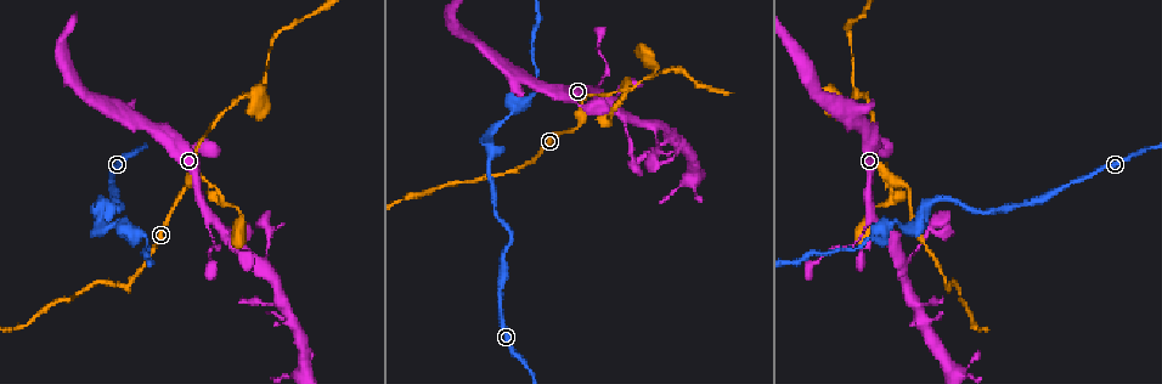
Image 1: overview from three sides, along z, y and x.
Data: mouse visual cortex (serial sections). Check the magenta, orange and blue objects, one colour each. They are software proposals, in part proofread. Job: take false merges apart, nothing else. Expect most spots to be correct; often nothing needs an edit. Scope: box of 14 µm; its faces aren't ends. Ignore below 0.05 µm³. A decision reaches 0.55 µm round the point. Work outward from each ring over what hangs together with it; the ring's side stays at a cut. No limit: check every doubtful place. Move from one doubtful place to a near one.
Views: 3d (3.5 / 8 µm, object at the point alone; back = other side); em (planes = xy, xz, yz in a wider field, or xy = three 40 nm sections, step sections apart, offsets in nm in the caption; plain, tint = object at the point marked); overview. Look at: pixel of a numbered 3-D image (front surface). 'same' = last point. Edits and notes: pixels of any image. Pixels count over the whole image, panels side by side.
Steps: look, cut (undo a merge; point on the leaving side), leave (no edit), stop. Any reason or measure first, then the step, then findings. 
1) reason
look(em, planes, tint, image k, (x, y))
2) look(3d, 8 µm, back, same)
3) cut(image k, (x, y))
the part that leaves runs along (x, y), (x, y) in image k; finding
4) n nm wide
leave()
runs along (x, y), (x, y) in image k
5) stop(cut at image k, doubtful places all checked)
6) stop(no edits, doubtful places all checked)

thick turns thin
look(3d, 3.5 µm, image 1, (210, 215))

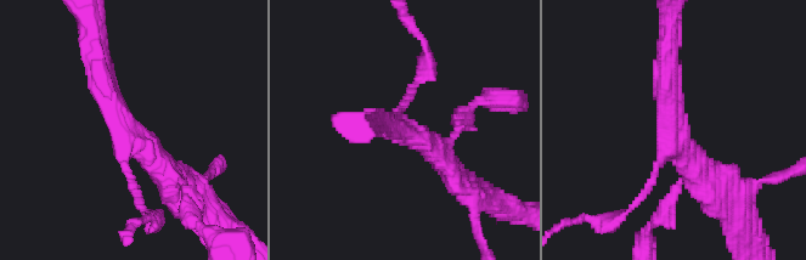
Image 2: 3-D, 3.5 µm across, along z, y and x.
3 arms; arms of 100, 300, 350 nm; need the tissue
look(em, xy, step 5, tint, image 2, (673, 134))

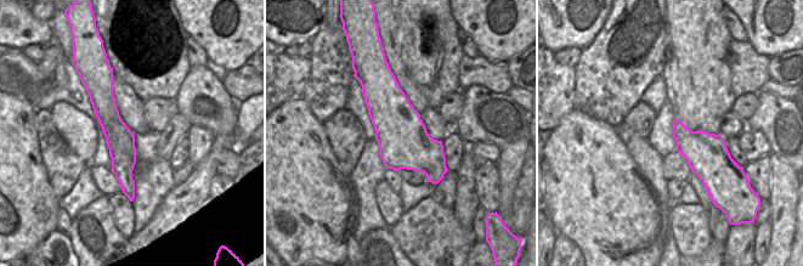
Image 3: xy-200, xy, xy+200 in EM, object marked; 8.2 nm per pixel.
leave()
all the same cell

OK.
a fork
look(3d, 3.5 µm, image 1, (214, 186))

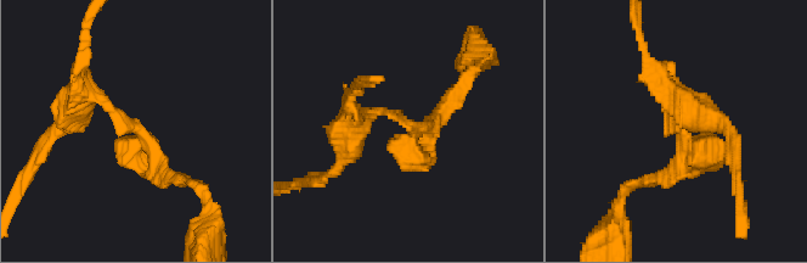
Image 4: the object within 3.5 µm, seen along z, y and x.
look(em, xy, step 1, tint, image 4, (680, 131))

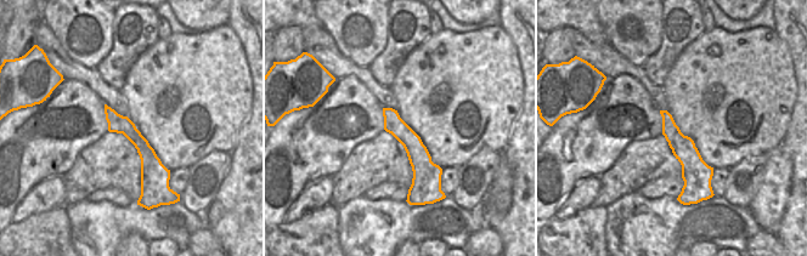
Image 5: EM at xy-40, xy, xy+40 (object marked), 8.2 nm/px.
cut it another way
look(em, planes, tint, same)

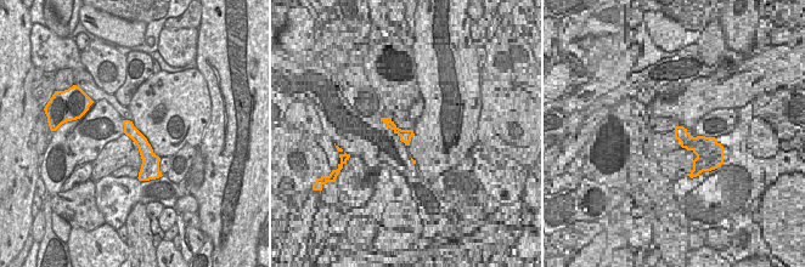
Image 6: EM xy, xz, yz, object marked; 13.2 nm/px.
170 nm wide
leave()
runs along (127, 123), (146, 151), (142, 171) in image 6; all the same cell

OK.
three-way junction
look(3d, 8 µm, image 1, (854, 93))

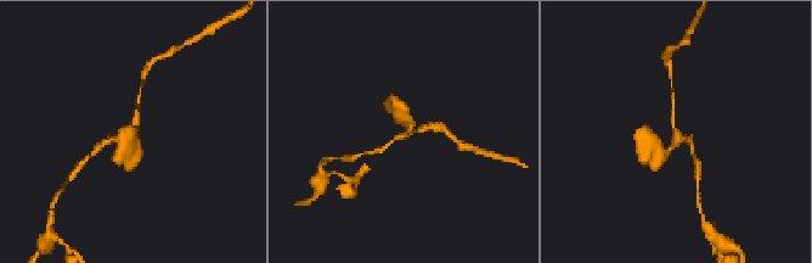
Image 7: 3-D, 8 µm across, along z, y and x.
look(3d, 3.5 µm, image 7, (398, 138))

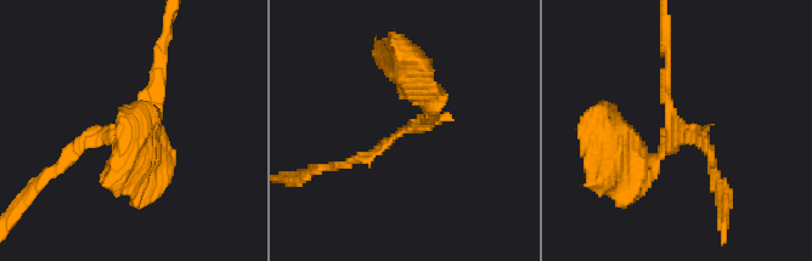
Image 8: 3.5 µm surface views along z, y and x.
3 arms; arms of 150, 150, 250 nm
look(em, xy, step 2, tint, image 8, (676, 137))

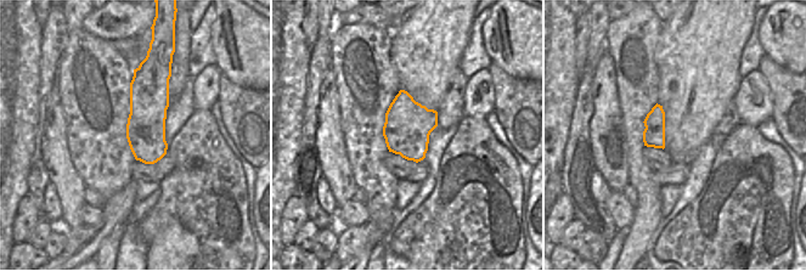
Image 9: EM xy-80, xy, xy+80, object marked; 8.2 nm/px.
leave()
runs along (338, 166), (432, 113), (412, 79) in image 8; one cell here

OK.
stop(no edits, doubtful places all checked)

